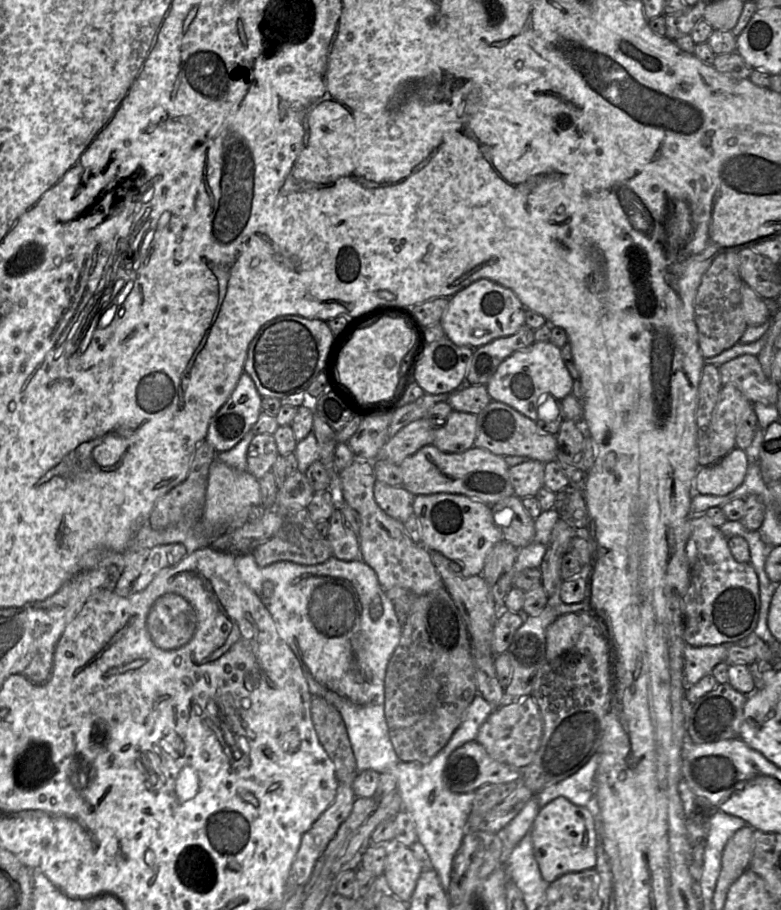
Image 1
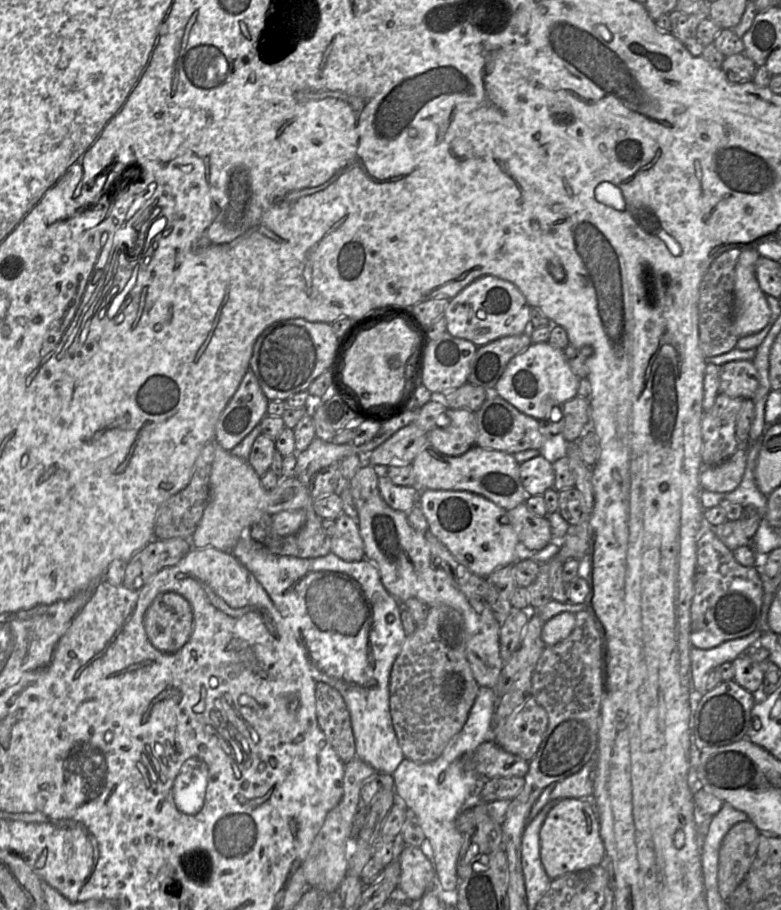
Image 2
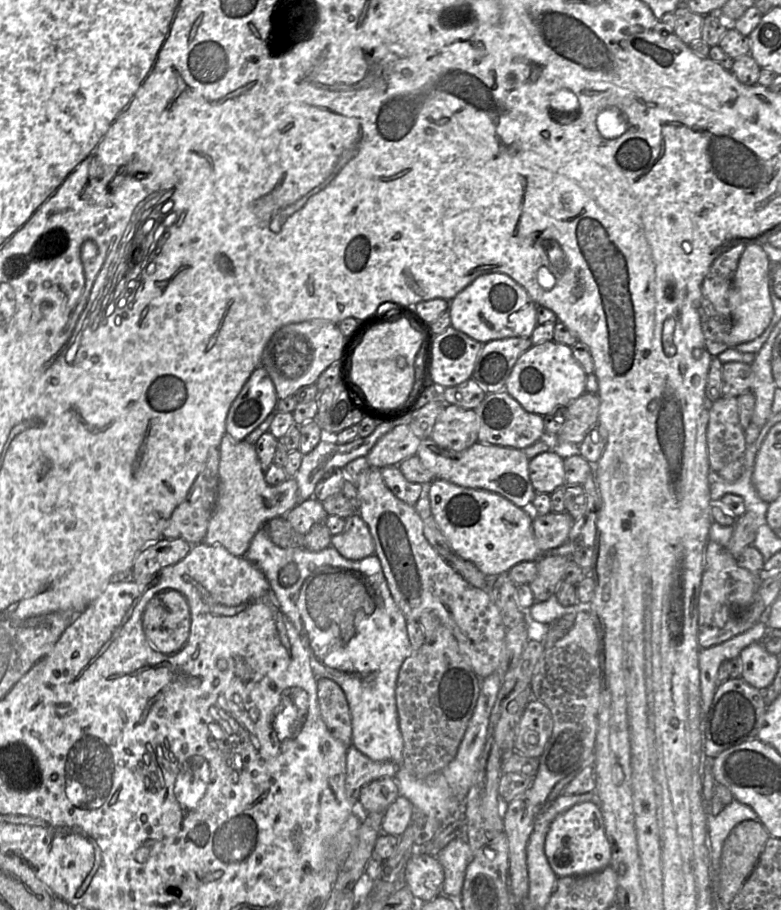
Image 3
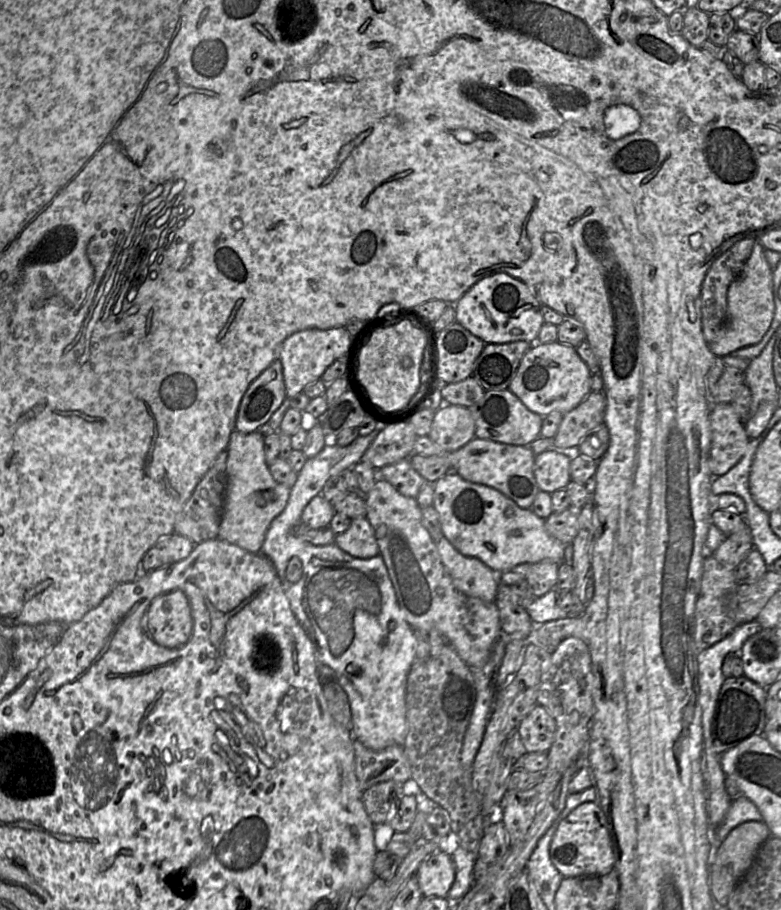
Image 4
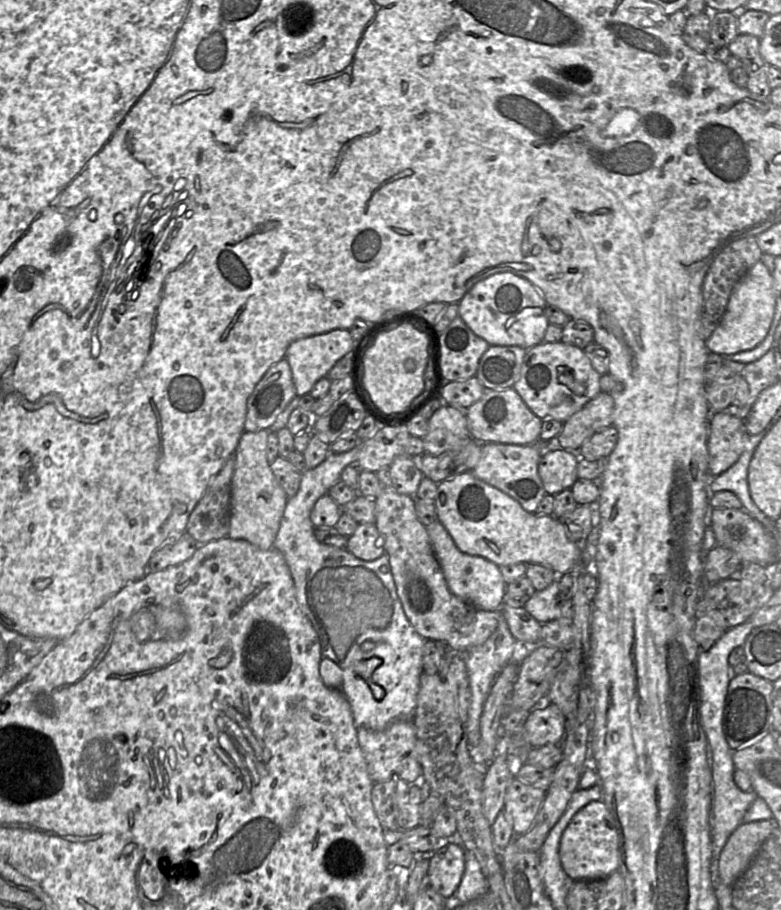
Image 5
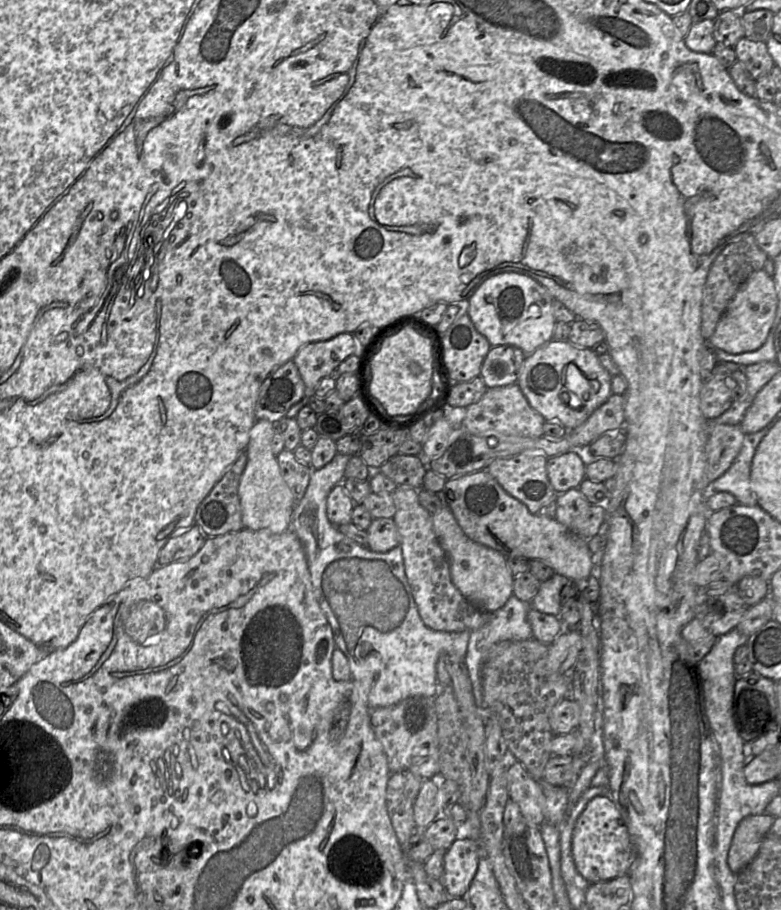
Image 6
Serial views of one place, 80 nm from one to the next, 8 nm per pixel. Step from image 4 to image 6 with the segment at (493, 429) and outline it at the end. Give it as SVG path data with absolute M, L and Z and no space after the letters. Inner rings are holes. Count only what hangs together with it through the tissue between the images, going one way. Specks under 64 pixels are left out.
M518 383L488 388L482 398L467 407L463 427L471 433L489 437L492 435L514 435L541 437L544 435L544 417L533 409Z

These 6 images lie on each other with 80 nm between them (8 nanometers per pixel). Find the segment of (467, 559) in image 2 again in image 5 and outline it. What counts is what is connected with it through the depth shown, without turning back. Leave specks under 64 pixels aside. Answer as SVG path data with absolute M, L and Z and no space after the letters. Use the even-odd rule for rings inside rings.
M472 471L457 474L440 482L435 506L438 520L448 531L458 549L465 554L482 557L499 567L515 563L542 564L549 566L558 575L571 572L578 563L581 563L580 546L568 538L565 527L557 517L526 511L518 501L479 479Z

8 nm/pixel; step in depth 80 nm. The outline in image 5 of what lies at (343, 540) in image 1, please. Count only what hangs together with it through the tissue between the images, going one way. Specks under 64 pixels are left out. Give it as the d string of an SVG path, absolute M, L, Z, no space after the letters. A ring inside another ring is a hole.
M360 523L348 537L346 549L365 561L373 561L385 554L383 537L374 523Z

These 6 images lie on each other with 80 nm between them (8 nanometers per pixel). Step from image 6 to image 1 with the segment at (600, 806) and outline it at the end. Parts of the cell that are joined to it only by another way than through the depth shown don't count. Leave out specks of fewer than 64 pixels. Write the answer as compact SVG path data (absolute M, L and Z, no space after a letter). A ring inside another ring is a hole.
M559 797L540 809L531 827L531 836L535 859L540 873L547 883L560 876L594 868L597 862L596 831L598 806L577 806L564 797Z

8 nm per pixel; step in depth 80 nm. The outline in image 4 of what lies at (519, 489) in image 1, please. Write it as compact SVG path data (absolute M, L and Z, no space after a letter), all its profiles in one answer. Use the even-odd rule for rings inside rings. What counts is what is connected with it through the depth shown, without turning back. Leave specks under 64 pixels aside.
M546 450L536 455L534 476L540 490L552 494L566 489L571 481L571 459L555 450Z

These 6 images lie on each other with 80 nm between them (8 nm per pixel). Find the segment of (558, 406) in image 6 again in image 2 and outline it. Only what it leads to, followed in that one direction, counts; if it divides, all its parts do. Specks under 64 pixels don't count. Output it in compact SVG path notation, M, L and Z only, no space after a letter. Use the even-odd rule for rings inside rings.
M549 342L532 343L507 364L493 392L537 420L549 418L552 408L578 395L580 378L571 370L562 349Z

